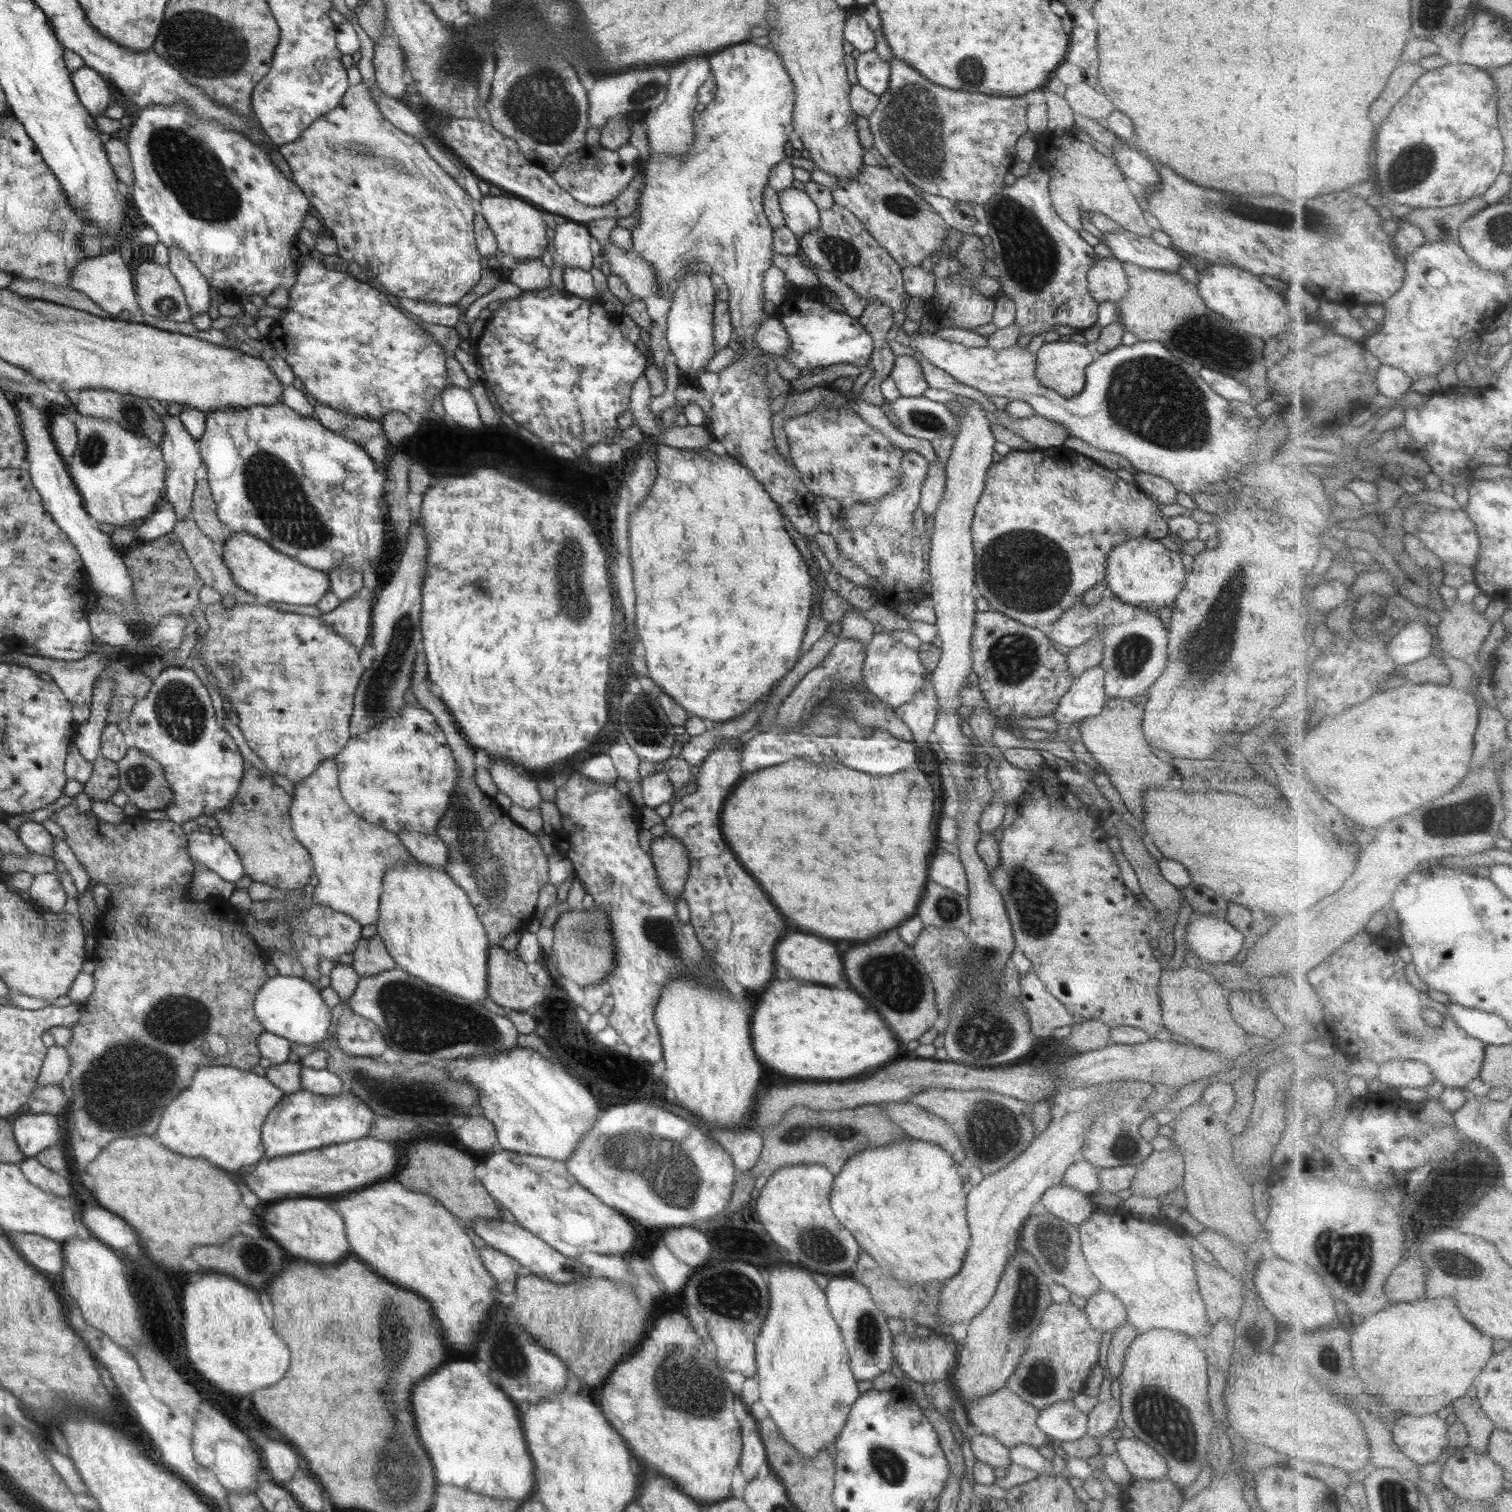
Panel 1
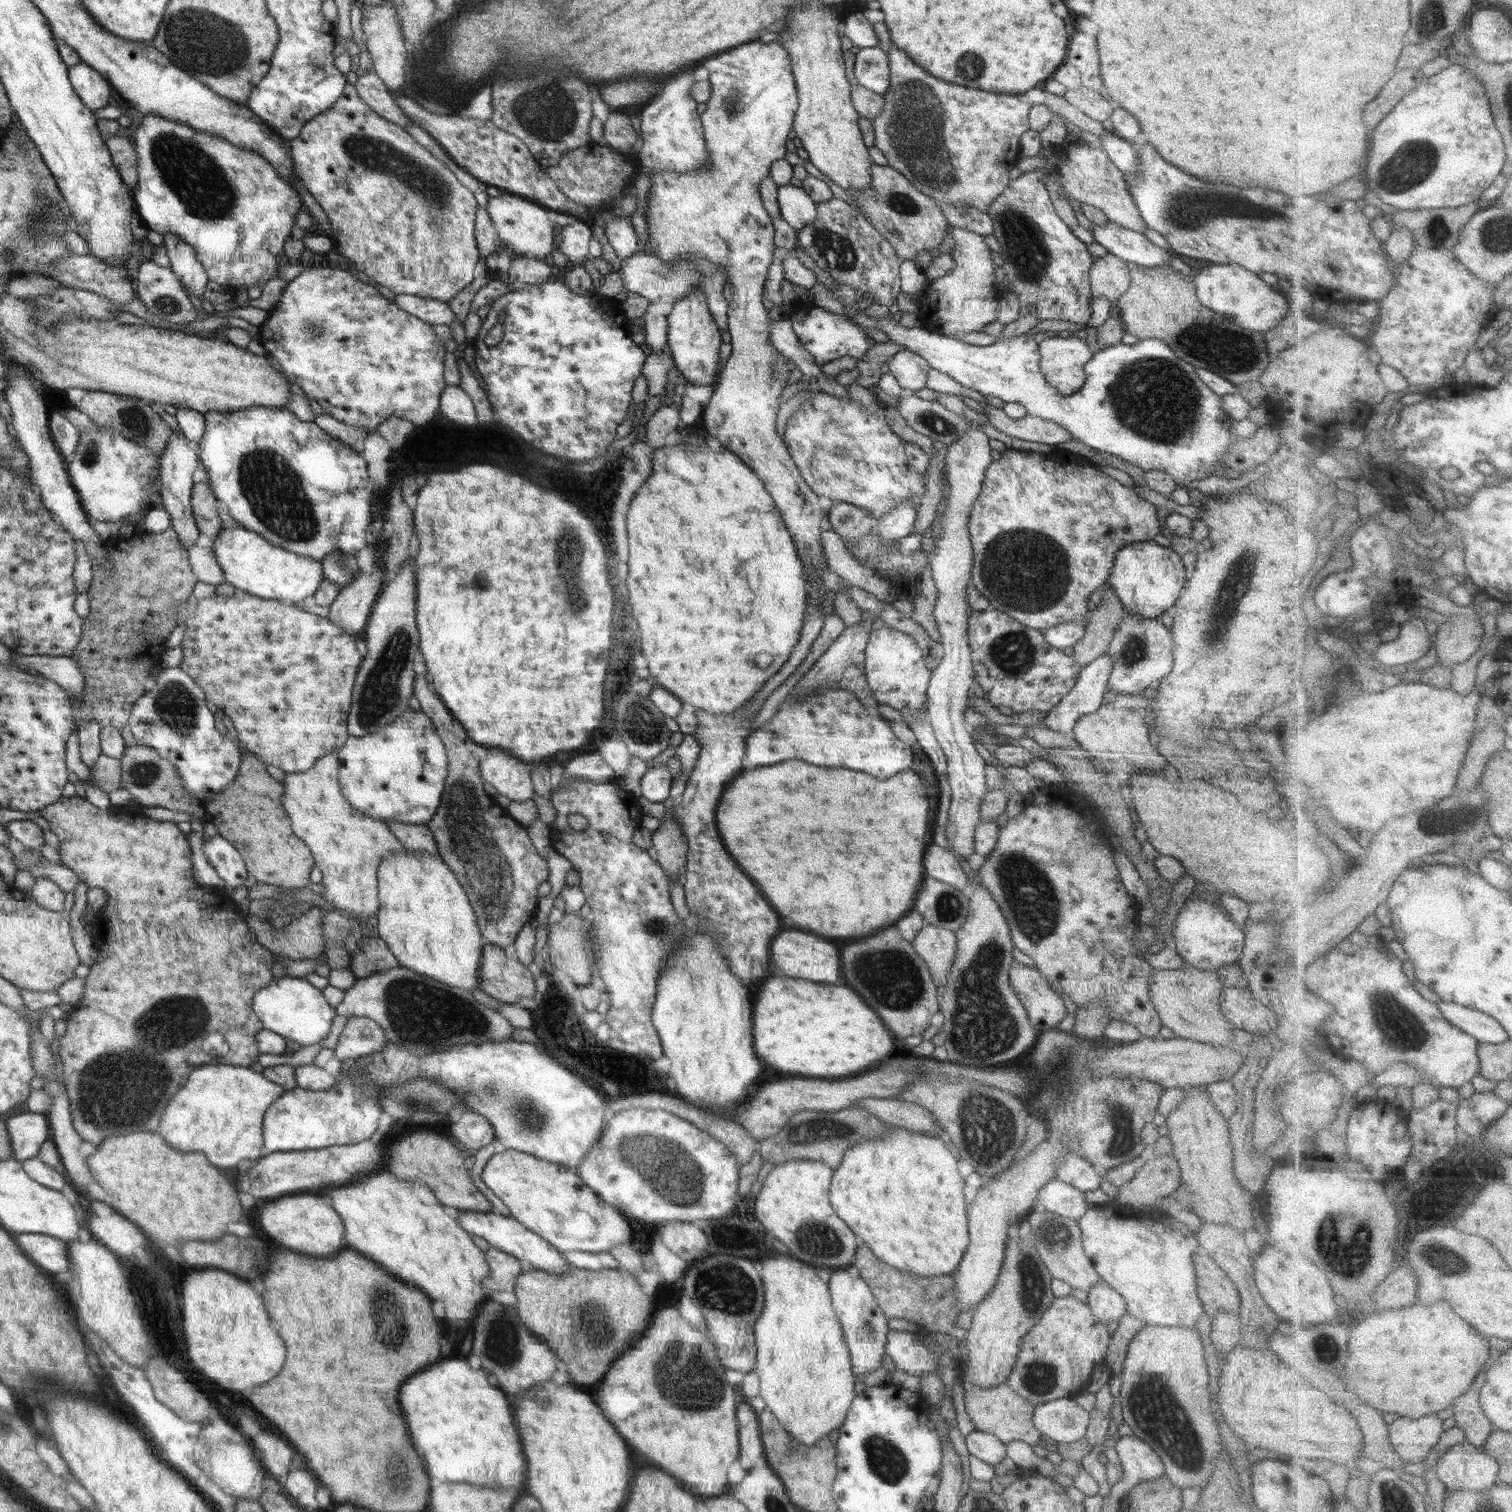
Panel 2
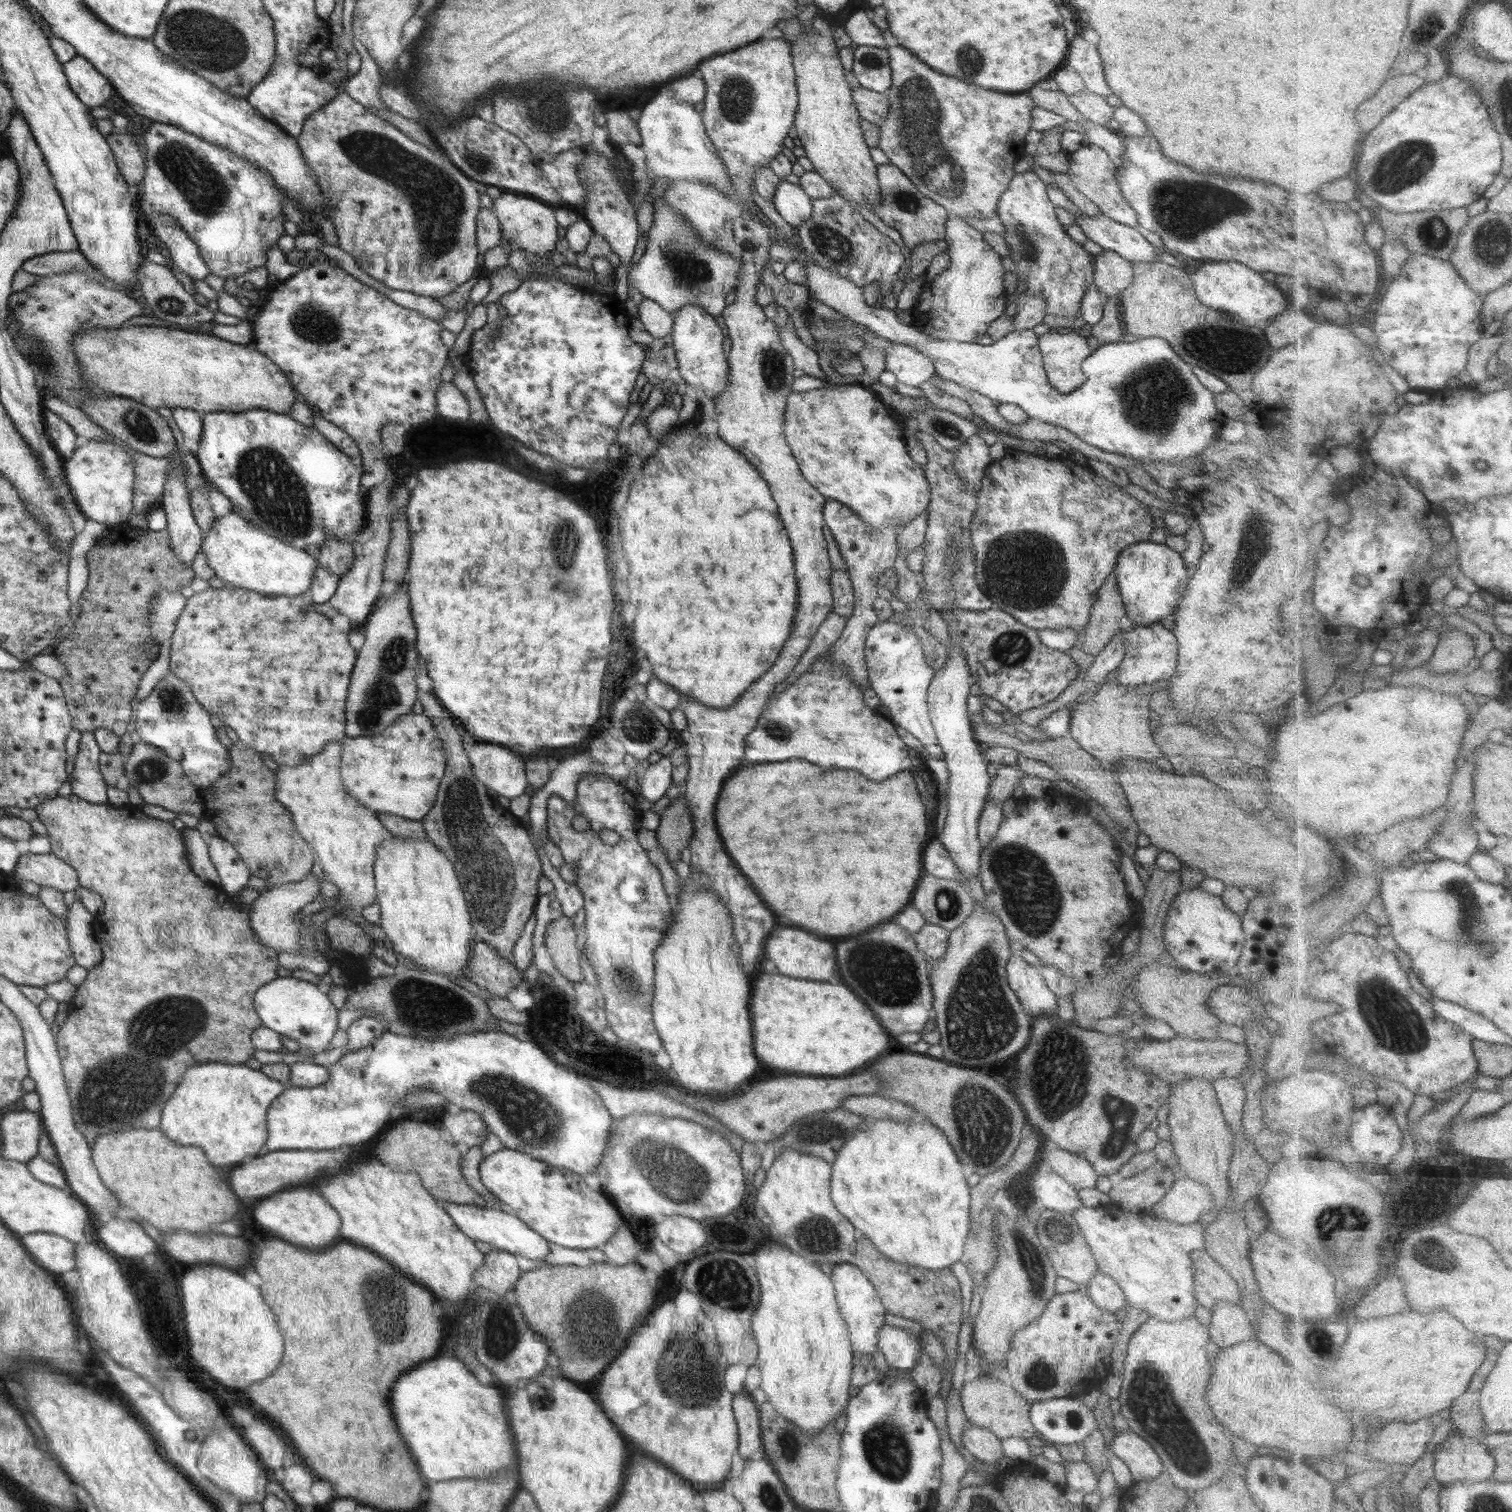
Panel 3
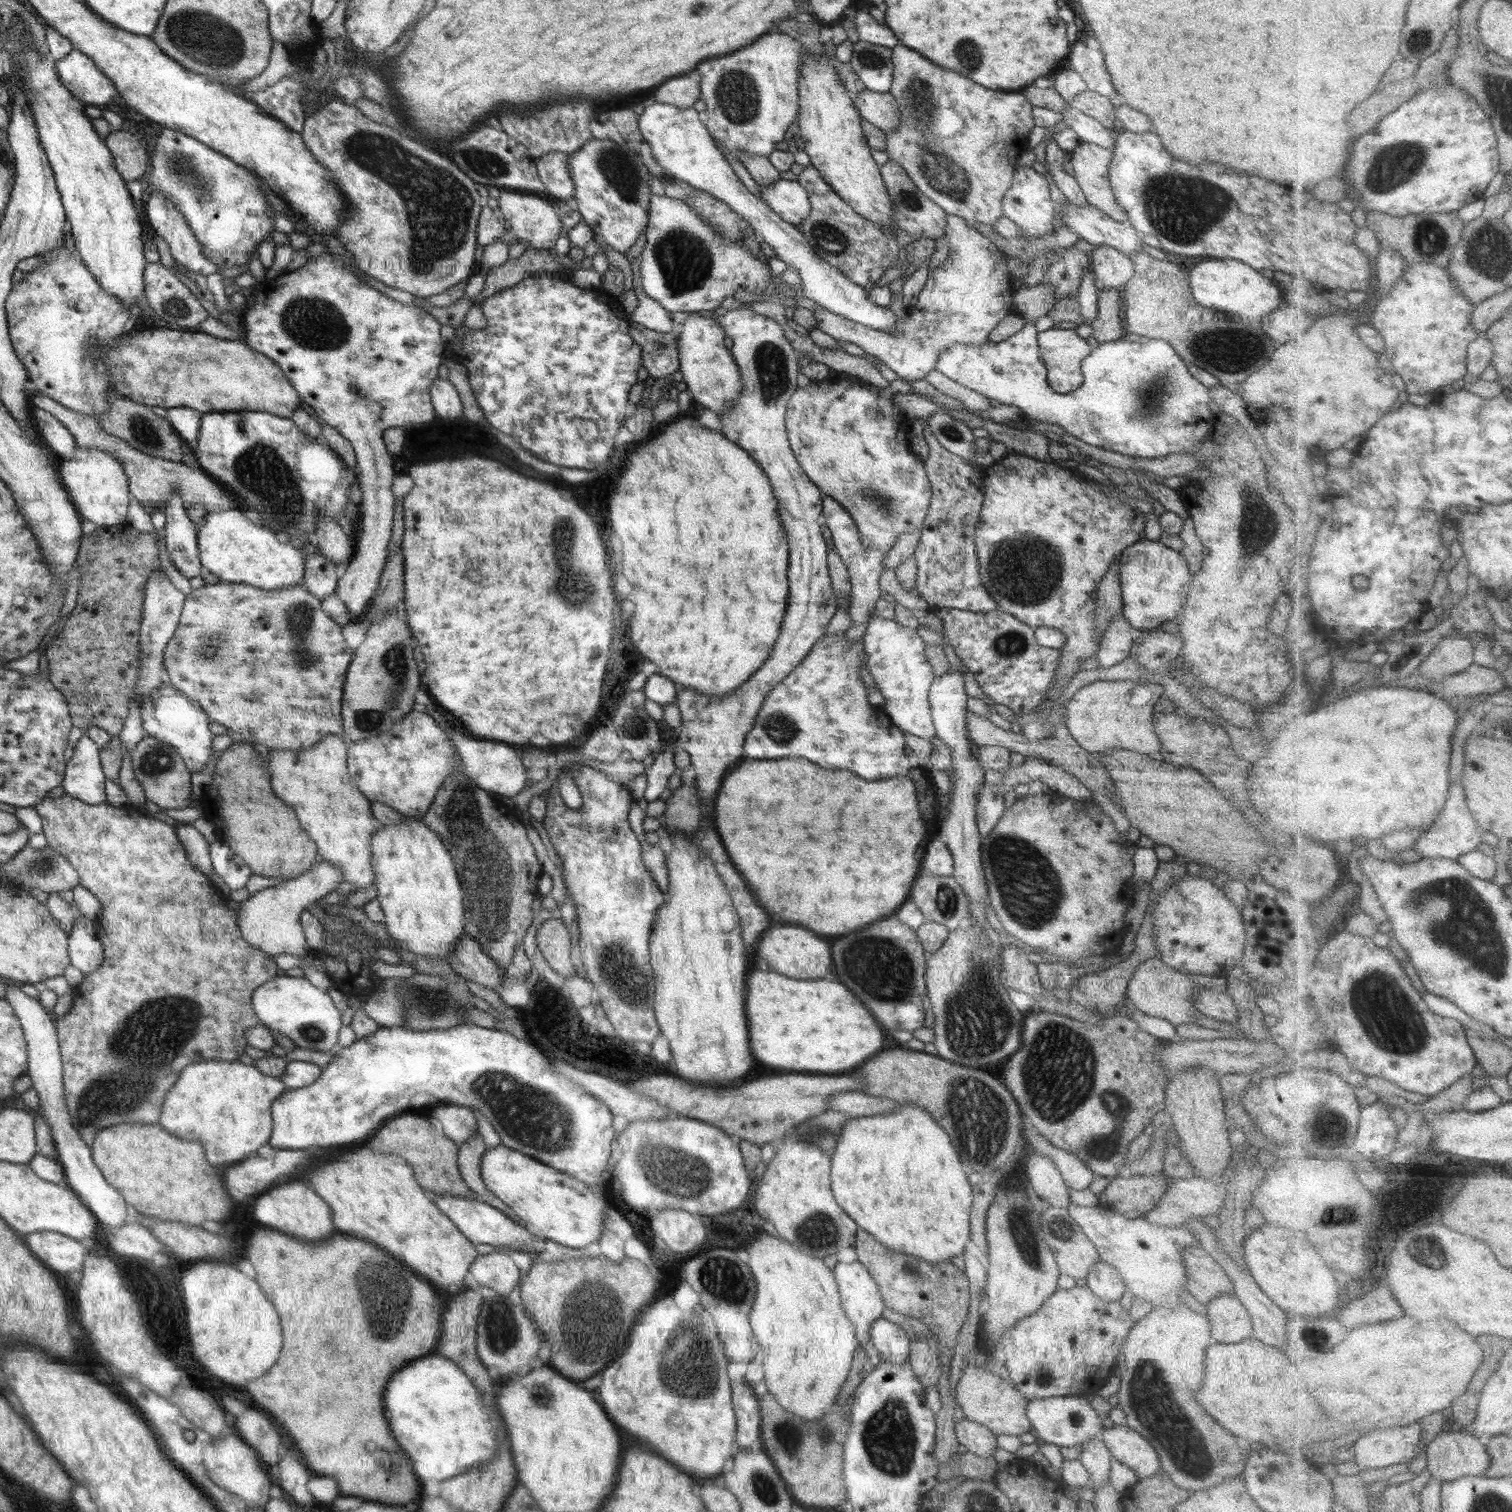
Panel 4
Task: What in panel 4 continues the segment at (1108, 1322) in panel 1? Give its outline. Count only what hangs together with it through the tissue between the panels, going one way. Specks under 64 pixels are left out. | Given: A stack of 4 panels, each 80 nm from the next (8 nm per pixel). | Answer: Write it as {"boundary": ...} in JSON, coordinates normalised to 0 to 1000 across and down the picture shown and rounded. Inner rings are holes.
{"boundary":[[[727,832],[720,841],[718,851],[731,861],[741,860],[745,854],[743,846],[735,836]]]}

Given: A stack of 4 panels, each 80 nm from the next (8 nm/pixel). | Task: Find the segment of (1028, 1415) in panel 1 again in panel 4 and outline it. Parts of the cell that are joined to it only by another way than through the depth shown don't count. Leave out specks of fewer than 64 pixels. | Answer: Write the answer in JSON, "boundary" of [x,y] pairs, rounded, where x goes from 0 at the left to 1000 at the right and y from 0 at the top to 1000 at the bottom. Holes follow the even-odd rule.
{"boundary":[[[645,893],[640,899],[636,911],[632,915],[632,927],[634,929],[638,937],[642,940],[648,942],[656,948],[675,950],[683,948],[683,943],[679,937],[679,929],[681,927],[668,913],[659,911],[651,904],[653,897]]]}

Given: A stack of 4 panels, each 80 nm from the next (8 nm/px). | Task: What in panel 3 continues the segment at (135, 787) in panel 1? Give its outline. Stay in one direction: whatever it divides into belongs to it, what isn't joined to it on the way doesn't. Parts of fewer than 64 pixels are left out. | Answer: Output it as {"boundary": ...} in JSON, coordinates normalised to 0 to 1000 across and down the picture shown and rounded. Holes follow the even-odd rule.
{"boundary":[[[89,490],[87,497],[83,502],[83,512],[86,519],[89,520],[97,532],[107,533],[112,537],[123,537],[132,542],[135,537],[135,530],[132,529],[128,517],[123,513],[122,509],[114,501],[112,501],[106,495],[98,491]]]}

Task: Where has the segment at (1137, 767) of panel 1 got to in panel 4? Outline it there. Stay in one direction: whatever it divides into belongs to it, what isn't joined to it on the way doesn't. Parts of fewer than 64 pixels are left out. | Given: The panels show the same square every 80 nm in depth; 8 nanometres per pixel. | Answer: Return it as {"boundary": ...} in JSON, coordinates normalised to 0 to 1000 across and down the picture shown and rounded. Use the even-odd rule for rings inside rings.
{"boundary":[[[726,450],[716,454],[707,463],[703,470],[704,481],[713,492],[722,499],[731,499],[735,496],[747,496],[753,499],[767,497],[768,491],[764,483],[763,472],[765,464],[770,460],[769,455],[764,451],[749,451],[744,450]]]}

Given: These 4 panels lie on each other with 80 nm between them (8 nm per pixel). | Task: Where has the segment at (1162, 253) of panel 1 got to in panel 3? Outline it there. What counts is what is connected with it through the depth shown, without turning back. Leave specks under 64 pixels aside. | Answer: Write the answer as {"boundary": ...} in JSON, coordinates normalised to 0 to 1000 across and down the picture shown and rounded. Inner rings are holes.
{"boundary":[[[716,141],[711,144],[711,148],[720,157],[730,165],[735,165],[746,172],[748,175],[751,173],[762,174],[767,173],[769,165],[763,163],[759,159],[757,153],[752,150],[747,150],[735,146],[731,142],[720,143]]]}

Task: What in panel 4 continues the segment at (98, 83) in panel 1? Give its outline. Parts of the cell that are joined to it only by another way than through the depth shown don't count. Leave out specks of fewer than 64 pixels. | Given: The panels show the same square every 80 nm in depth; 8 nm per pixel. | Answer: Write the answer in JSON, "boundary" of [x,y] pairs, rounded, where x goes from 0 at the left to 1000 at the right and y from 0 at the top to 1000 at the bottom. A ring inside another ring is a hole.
{"boundary":[[[48,32],[45,37],[36,40],[36,45],[40,55],[55,68],[65,71],[77,63],[77,58],[73,50],[53,33]]]}

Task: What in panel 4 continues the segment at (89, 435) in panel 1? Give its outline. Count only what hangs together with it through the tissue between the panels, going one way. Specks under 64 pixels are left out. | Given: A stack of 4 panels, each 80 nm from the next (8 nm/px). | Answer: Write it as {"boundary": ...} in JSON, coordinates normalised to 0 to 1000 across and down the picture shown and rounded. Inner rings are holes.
{"boundary":[[[51,296],[49,303],[40,305],[41,320],[46,326],[55,345],[60,345],[65,349],[73,349],[83,346],[85,333],[87,329],[86,316],[78,303],[69,298]]]}

